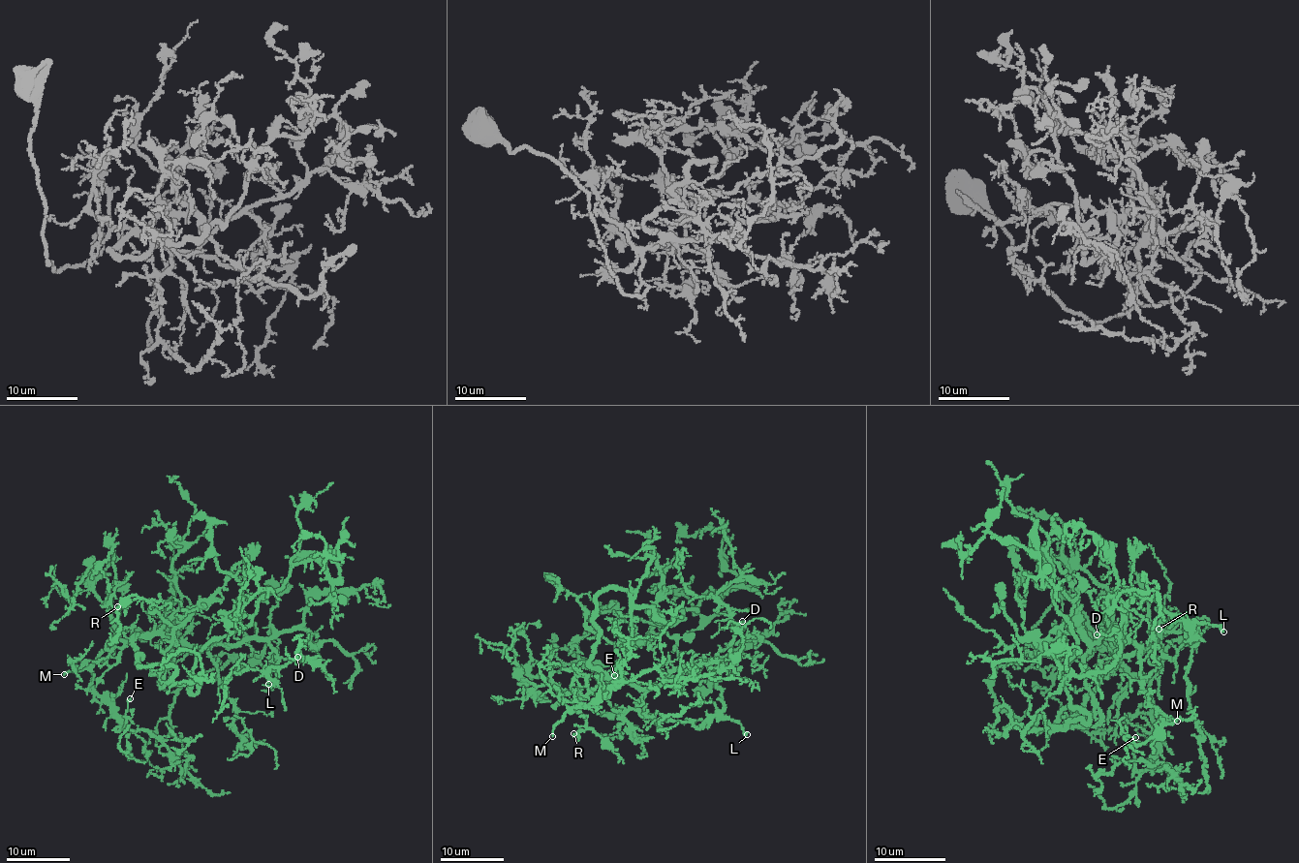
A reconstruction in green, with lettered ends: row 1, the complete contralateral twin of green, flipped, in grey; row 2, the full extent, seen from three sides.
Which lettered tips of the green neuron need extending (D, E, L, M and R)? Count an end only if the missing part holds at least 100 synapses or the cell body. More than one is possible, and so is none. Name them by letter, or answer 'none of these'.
M

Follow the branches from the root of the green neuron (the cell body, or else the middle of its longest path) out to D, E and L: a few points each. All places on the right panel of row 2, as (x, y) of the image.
D: (1089, 691), (1094, 644), (1110, 638), (1125, 656), (1142, 647), (1127, 619), (1120, 633), (1097, 634)
E: (1089, 691), (1087, 649), (1110, 638), (1117, 663), (1149, 683), (1159, 739), (1150, 770), (1137, 769), (1135, 737)
L: (1089, 691), (1094, 644), (1110, 638), (1125, 656), (1142, 647), (1125, 630), (1135, 595), (1223, 631)

